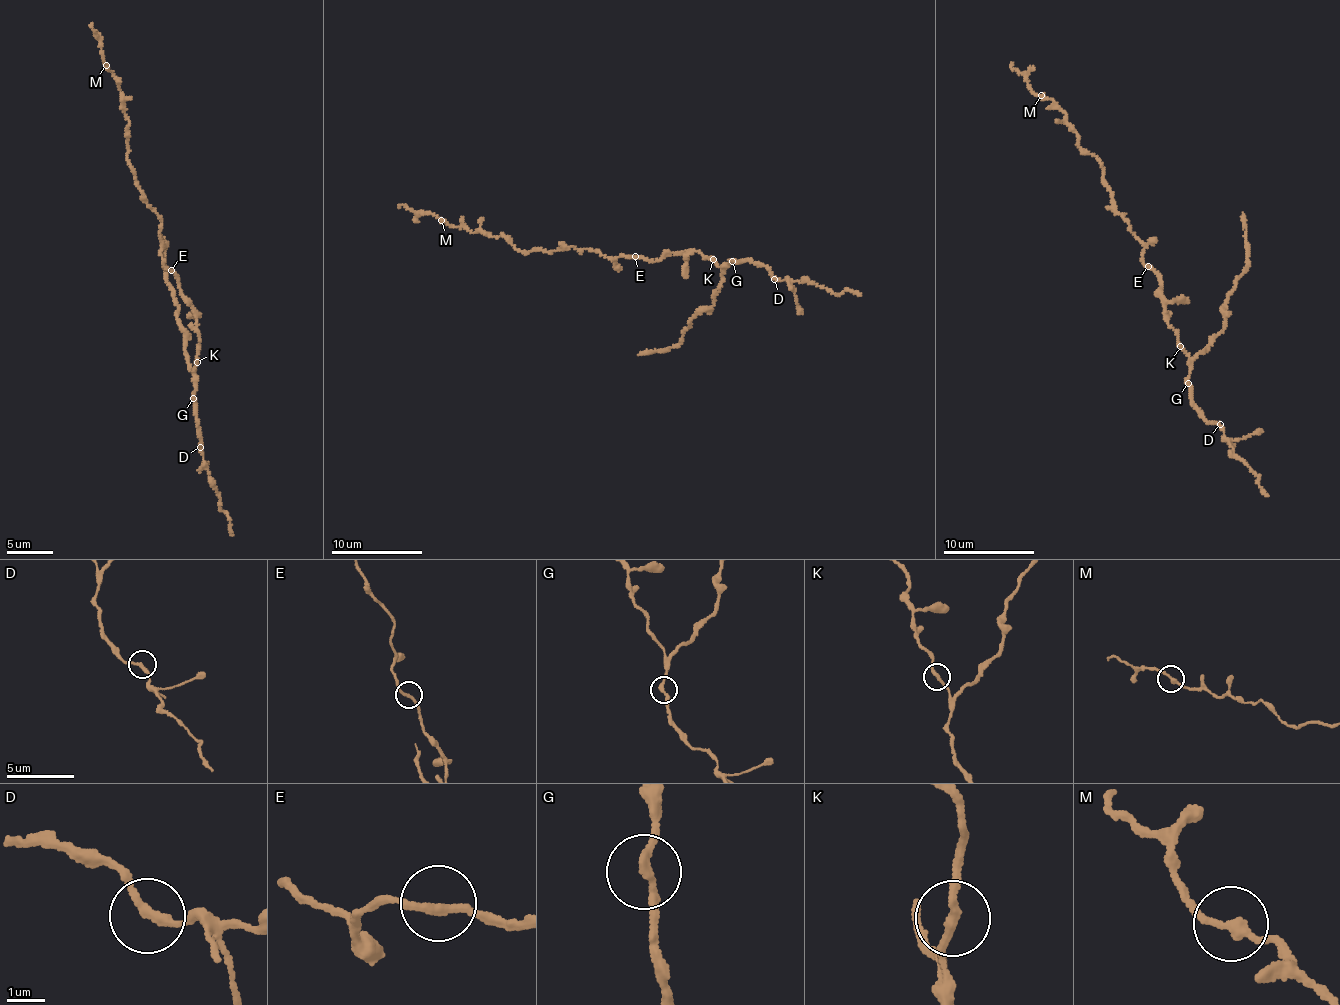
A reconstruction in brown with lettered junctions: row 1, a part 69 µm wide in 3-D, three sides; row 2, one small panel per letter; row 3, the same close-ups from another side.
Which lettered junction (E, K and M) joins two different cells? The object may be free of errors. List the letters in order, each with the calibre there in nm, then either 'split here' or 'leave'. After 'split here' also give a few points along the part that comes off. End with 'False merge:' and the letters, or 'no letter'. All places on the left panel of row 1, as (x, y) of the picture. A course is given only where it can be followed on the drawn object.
E: 200 nm | leave
K: 220 nm | leave
M: 220 nm | leave
False merge: no letter

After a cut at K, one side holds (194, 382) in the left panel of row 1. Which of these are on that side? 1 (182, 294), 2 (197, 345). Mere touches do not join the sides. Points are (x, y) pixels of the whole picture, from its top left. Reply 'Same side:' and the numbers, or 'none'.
Same side: none

